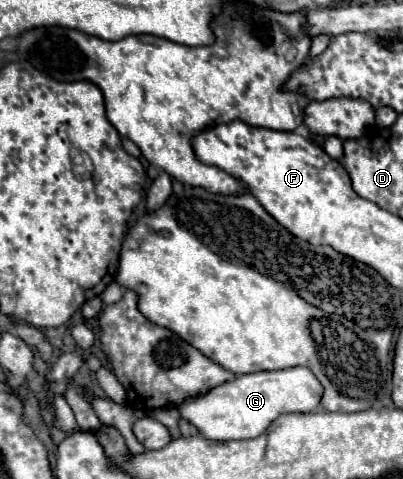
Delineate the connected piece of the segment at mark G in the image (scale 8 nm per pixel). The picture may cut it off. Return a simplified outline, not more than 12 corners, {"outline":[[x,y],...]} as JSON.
{"outline":[[308,367],[236,375],[176,405],[206,439],[318,409]]}

